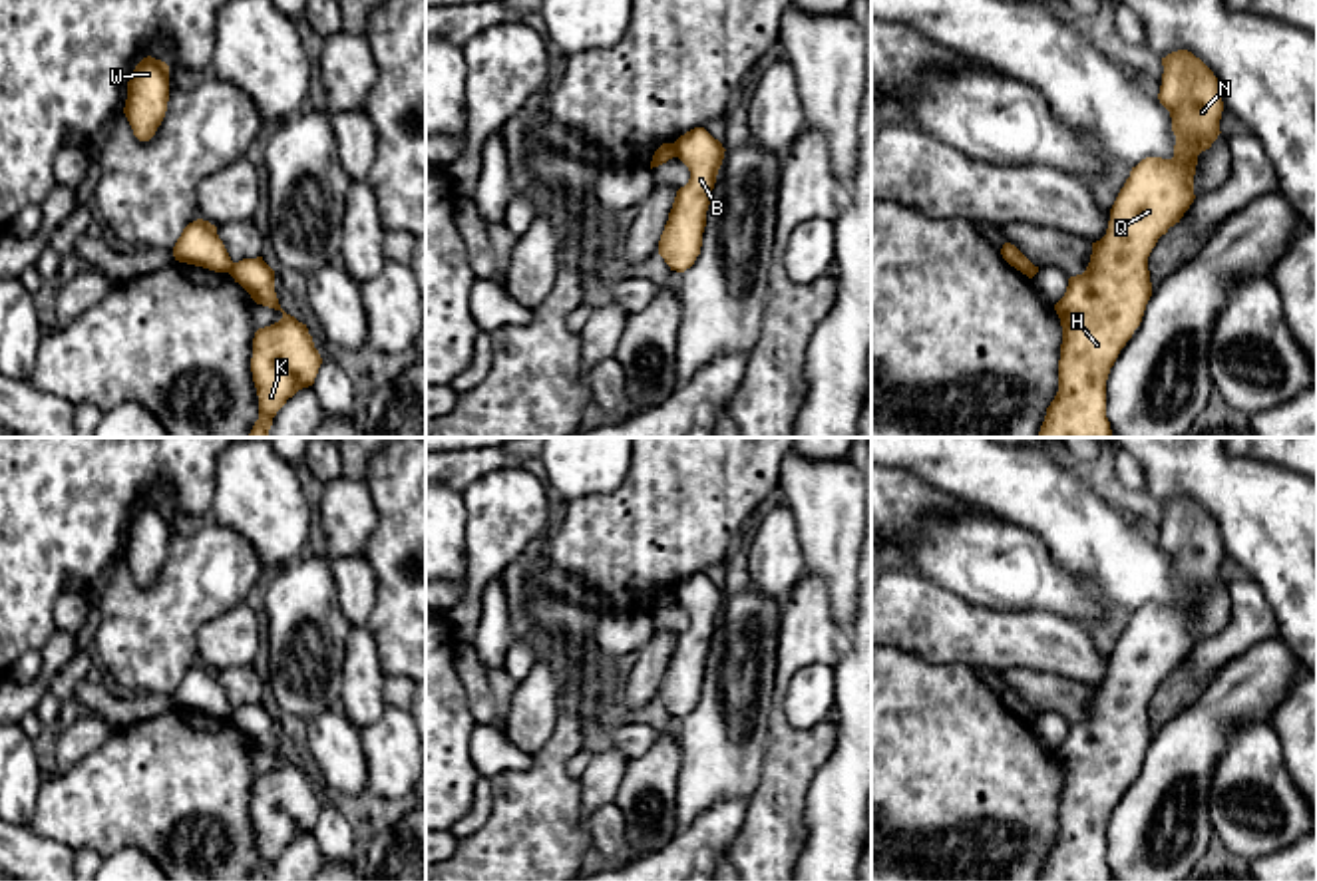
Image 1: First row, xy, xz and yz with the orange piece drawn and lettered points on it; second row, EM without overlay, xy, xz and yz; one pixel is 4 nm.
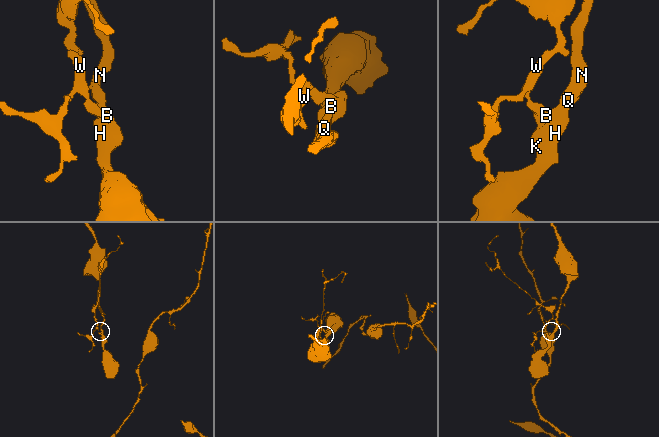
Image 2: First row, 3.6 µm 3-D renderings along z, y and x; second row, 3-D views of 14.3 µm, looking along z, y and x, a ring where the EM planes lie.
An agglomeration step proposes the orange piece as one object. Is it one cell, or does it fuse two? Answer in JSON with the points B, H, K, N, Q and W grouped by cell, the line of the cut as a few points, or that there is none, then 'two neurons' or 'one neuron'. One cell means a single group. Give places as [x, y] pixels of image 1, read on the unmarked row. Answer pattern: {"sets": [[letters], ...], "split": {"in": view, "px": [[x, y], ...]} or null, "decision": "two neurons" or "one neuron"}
{"sets": [["B", "H", "K", "N", "Q"], ["W"]], "split": {"in": "xz", "px": [[673, 589], [675, 601]]}, "decision": "two neurons"}

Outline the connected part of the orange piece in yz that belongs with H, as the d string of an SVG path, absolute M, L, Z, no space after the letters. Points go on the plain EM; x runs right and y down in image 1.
M1188 495L1168 499L1162 511L1158 545L1172 563L1174 603L1146 603L1132 613L1110 654L1106 680L1092 688L1086 716L1068 724L1064 742L1054 750L1062 772L1058 837L1046 853L1038 881L1112 881L1106 863L1106 825L1120 795L1140 772L1152 742L1148 702L1158 684L1180 668L1194 648L1198 601L1222 579L1223 547L1214 517Z

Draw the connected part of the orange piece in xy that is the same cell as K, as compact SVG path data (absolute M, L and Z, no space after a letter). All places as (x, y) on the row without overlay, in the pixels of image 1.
M263 702L233 708L229 720L257 750L282 758L279 768L259 774L253 784L251 817L259 841L259 865L249 881L269 881L273 863L286 845L314 829L322 803L306 770L281 754L275 716Z

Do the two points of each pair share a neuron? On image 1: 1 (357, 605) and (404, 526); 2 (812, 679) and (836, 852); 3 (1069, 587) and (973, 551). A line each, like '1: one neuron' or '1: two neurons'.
1: two neurons
2: two neurons
3: one neuron

